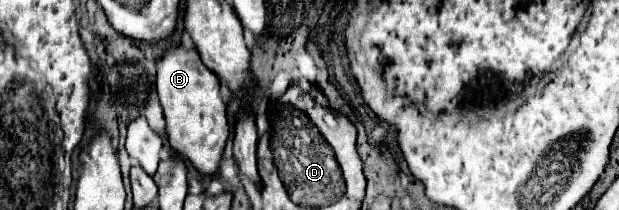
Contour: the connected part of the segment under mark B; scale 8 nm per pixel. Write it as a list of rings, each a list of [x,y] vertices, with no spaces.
[[[174,45],[156,61],[156,89],[164,109],[172,149],[184,155],[202,175],[214,175],[220,169],[222,151],[230,135],[218,77],[200,61],[196,49]]]

